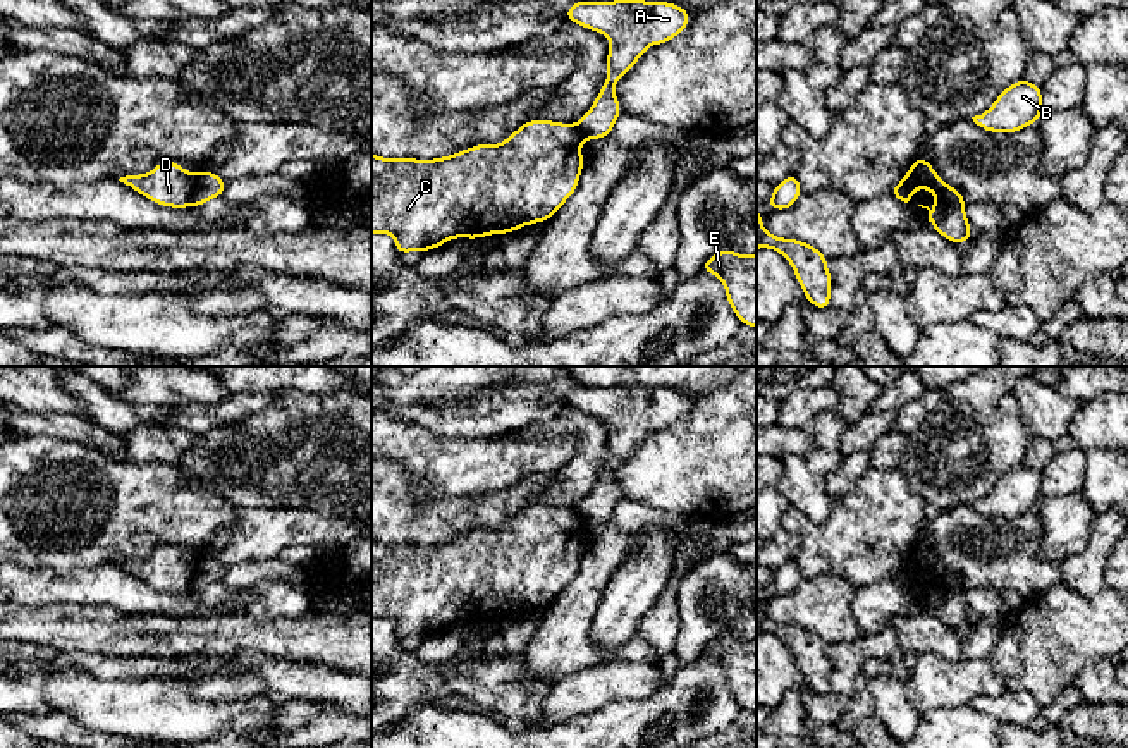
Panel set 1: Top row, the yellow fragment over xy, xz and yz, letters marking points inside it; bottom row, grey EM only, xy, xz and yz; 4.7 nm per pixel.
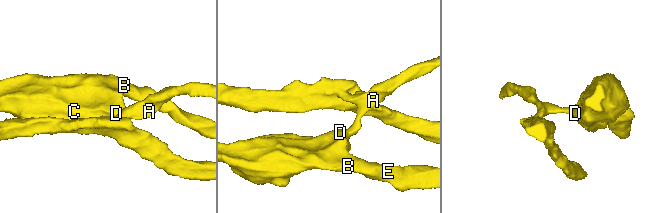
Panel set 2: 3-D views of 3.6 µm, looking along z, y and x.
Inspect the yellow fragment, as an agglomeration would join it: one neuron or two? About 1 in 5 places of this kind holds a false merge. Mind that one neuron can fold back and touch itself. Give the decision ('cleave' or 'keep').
cleave

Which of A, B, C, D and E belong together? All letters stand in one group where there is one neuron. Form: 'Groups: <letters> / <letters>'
Groups: A / B C D E

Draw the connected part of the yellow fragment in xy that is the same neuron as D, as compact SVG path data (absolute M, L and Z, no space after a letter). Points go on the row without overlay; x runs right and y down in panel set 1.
M160 547L151 557L126 561L119 566L146 581L150 586L169 593L193 592L196 557L186 557L177 547Z

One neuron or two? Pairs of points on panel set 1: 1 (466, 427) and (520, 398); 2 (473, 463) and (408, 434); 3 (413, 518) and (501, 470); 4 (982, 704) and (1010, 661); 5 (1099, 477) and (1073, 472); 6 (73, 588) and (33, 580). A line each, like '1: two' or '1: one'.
1: one
2: one
3: two
4: two
5: two
6: one

